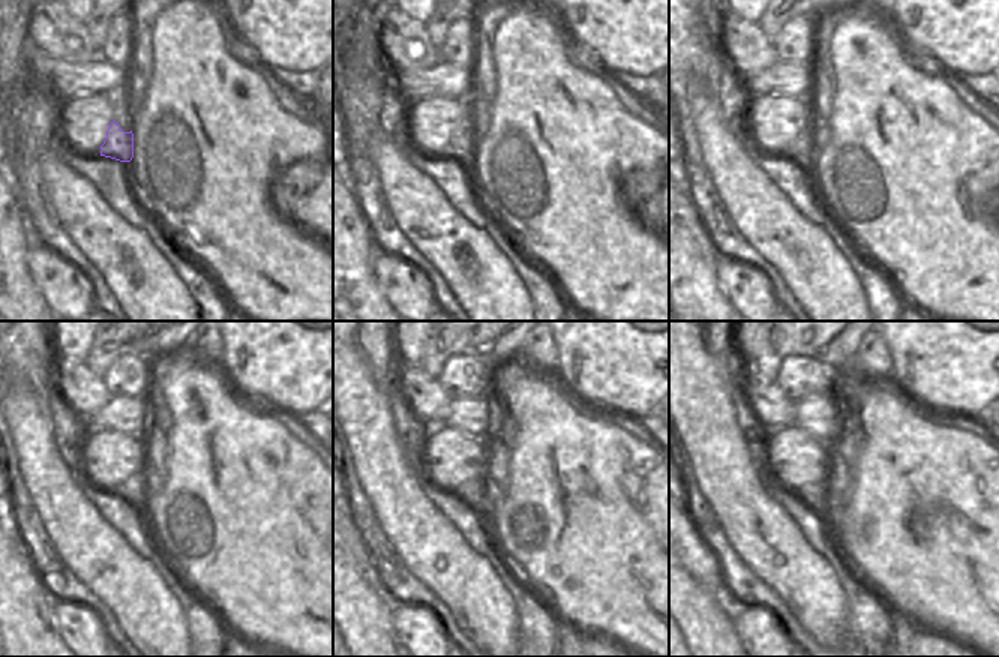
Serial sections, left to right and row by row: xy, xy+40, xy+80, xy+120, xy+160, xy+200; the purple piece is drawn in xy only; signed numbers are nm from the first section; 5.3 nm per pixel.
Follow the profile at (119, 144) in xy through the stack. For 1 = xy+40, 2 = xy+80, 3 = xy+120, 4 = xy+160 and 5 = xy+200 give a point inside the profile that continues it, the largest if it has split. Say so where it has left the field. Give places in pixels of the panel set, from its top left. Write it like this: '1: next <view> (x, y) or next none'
1: next xy+40 (461, 146)
2: next xy+80 (801, 150)
3: next xy+120 (132, 489)
4: next xy+160 (473, 494)
5: next xy+200 (810, 495)

